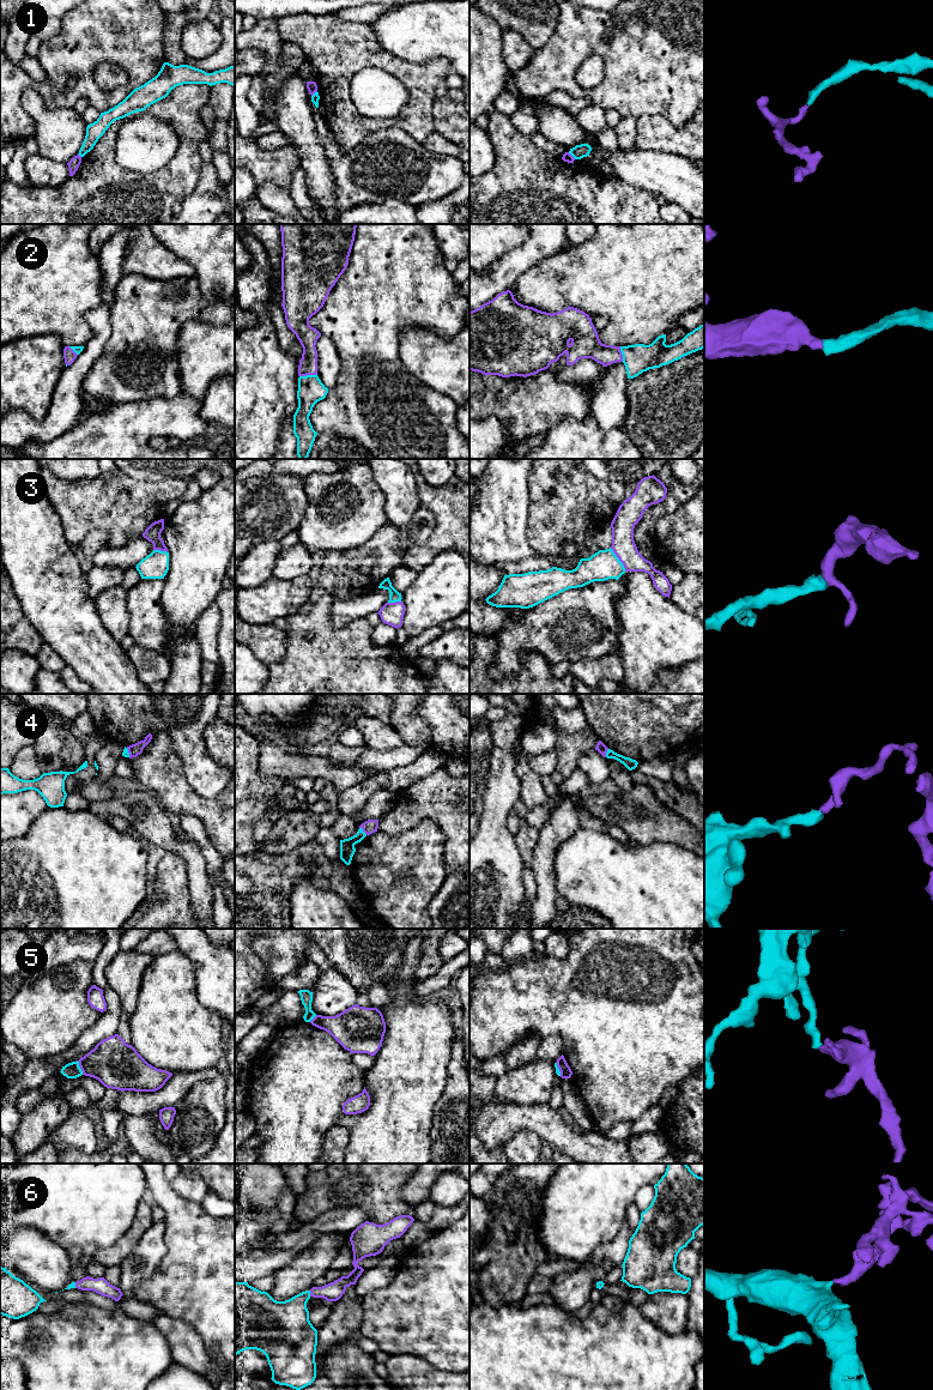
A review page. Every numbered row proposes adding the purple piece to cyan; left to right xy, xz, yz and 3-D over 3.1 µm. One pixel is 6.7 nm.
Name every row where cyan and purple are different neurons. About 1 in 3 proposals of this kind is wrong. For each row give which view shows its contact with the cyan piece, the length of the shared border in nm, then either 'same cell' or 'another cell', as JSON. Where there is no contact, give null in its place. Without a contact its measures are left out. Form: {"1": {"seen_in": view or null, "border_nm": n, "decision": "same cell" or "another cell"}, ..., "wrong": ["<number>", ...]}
{"1": {"seen_in": "yz", "border_nm": 70, "decision": "another cell"}, "2": {"seen_in": "xz", "border_nm": 120, "decision": "same cell"}, "3": {"seen_in": "yz", "border_nm": 190, "decision": "same cell"}, "4": {"seen_in": "xz", "border_nm": 80, "decision": "another cell"}, "5": {"seen_in": "xy", "border_nm": 100, "decision": "another cell"}, "6": {"seen_in": "xz", "border_nm": 40, "decision": "same cell"}, "wrong": ["1", "4", "5"]}

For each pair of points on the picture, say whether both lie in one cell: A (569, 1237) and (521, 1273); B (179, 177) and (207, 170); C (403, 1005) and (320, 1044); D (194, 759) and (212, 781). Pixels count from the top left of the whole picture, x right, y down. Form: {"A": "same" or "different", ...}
{"A": "different", "B": "different", "C": "different", "D": "same"}

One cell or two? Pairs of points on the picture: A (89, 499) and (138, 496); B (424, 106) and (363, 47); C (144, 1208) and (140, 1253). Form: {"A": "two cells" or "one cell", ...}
{"A": "one cell", "B": "one cell", "C": "two cells"}

